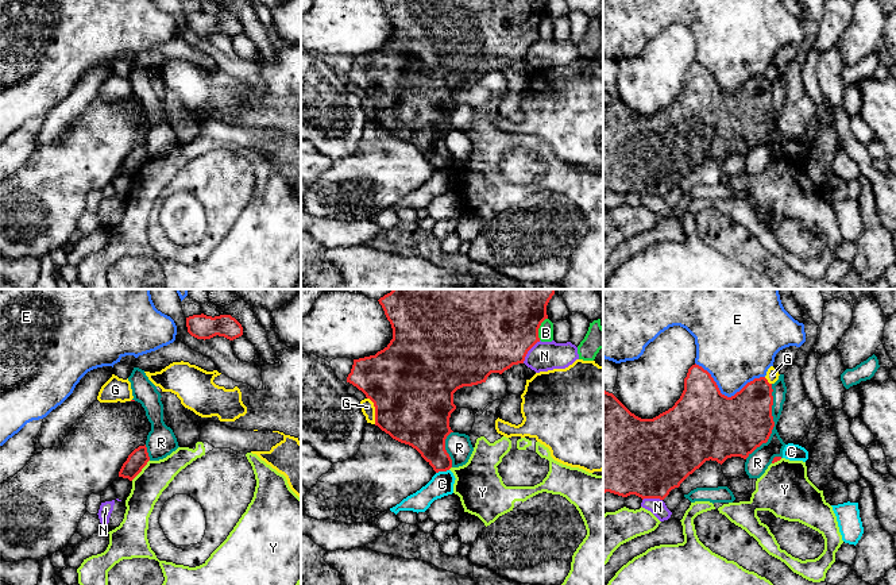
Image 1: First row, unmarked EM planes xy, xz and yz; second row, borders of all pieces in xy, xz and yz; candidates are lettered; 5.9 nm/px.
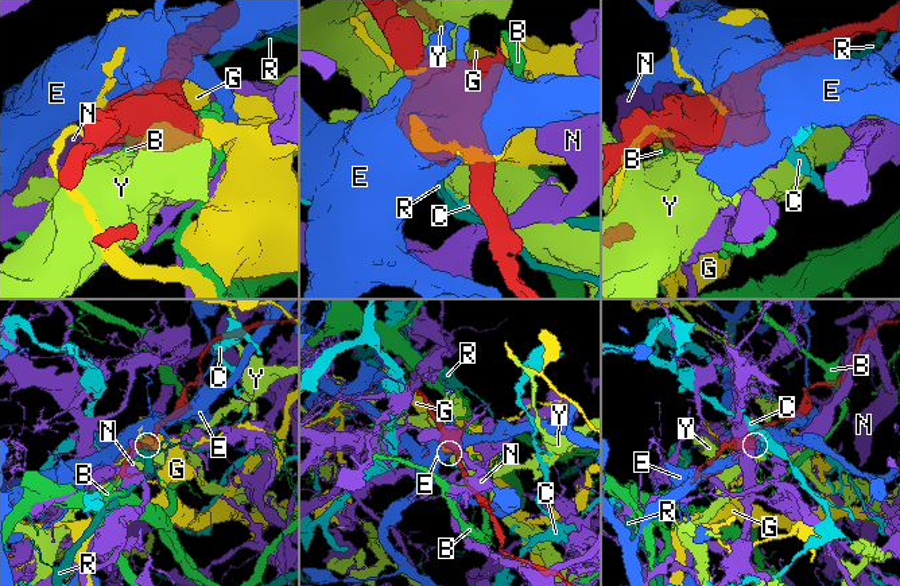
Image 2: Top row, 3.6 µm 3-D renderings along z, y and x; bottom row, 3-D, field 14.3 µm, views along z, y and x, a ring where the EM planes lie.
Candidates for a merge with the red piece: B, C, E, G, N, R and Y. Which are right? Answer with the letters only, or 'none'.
none

